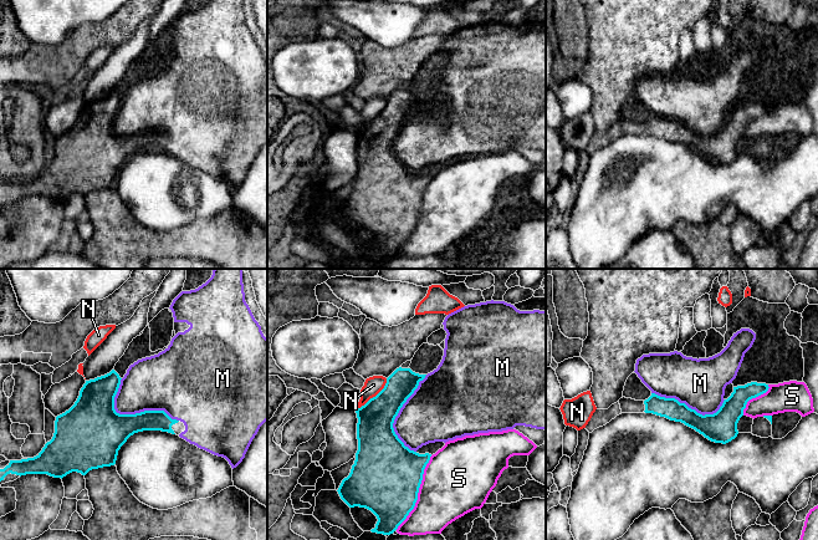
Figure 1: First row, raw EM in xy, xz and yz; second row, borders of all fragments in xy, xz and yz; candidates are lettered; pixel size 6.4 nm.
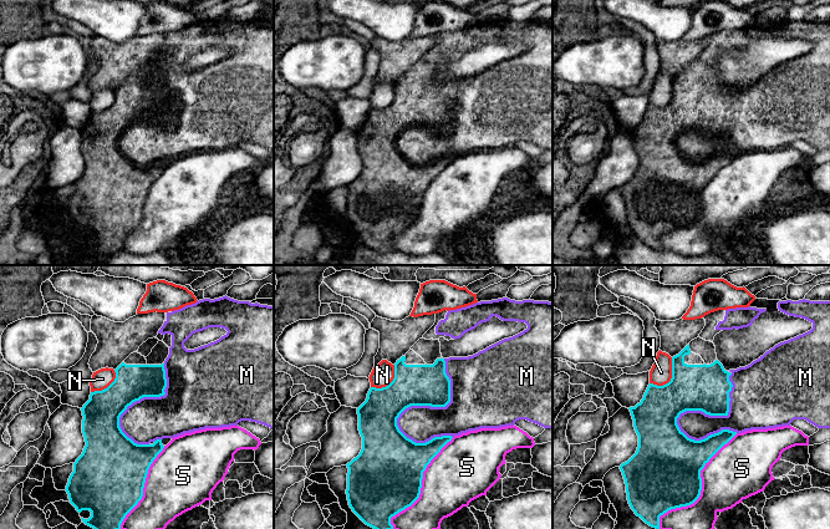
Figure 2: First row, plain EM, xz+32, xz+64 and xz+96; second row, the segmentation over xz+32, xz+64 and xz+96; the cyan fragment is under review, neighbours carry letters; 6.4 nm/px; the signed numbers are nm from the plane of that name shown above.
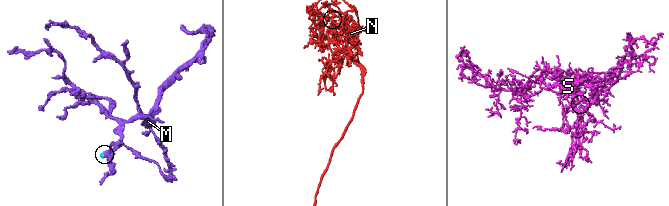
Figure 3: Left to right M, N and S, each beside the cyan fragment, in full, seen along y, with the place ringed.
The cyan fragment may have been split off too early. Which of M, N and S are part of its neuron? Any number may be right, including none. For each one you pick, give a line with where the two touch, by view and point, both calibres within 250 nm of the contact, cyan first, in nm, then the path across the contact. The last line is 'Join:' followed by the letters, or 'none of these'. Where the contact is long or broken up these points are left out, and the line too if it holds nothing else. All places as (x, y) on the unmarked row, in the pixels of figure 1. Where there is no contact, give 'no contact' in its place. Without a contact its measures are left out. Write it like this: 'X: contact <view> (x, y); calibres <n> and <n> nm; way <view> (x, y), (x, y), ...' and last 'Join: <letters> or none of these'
M: contact xy (132, 136); calibres 360 and 360 nm
Join: M

